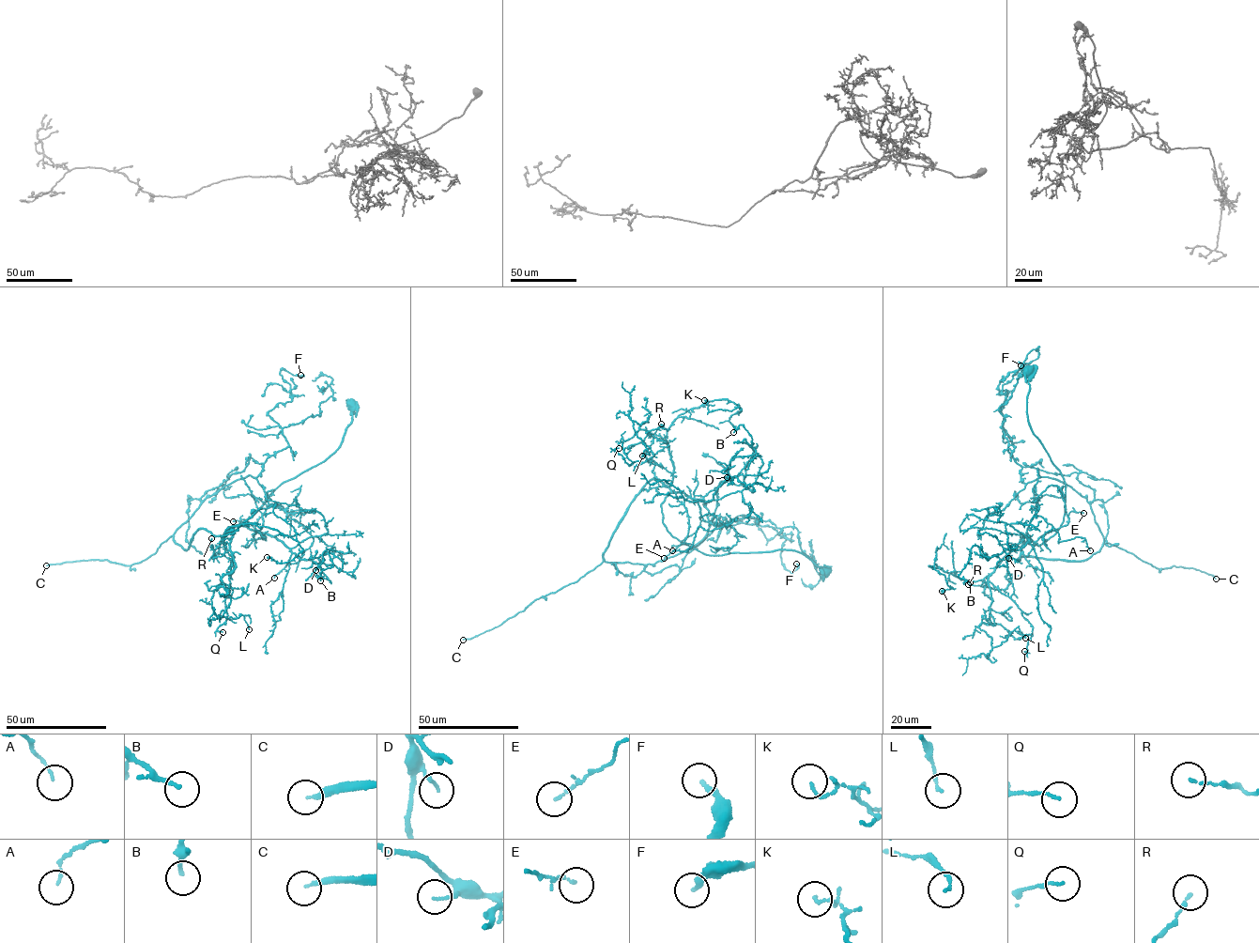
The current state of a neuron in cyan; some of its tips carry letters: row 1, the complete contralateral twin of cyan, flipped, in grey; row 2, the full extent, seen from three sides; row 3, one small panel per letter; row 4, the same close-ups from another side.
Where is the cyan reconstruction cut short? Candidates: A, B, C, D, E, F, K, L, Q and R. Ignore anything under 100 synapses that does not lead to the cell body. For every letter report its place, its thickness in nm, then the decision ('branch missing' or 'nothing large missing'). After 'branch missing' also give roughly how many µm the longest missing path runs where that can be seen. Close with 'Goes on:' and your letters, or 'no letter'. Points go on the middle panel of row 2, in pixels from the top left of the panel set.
A: place (672, 550); calibre 80 nm; nothing large missing
B: place (733, 432); calibre 160 nm; nothing large missing
C: place (463, 640); calibre 190 nm; branch missing; missing 250 µm
D: place (727, 477); calibre 100 nm; nothing large missing
E: place (664, 558); calibre 140 nm; nothing large missing
F: place (796, 564); calibre 200 nm; nothing large missing
K: place (704, 400); calibre 110 nm; nothing large missing
L: place (642, 456); calibre 110 nm; nothing large missing
Q: place (619, 448); calibre 90 nm; nothing large missing
R: place (661, 424); calibre 110 nm; nothing large missing
Goes on: C

